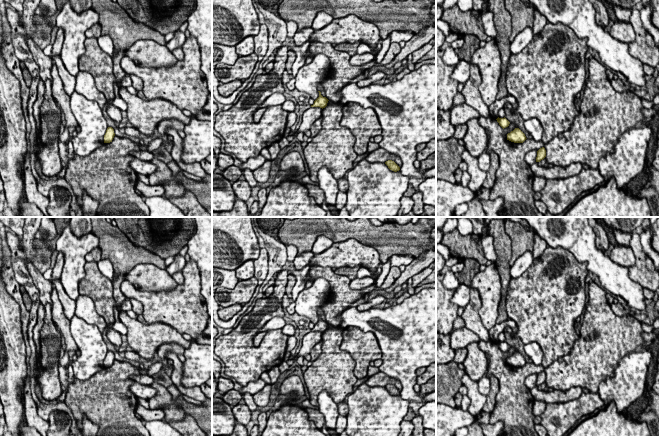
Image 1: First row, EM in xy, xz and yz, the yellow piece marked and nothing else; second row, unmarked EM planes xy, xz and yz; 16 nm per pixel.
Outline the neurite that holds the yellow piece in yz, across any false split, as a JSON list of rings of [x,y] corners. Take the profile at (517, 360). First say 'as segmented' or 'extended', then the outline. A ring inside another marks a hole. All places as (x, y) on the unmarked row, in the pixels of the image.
as segmented; [[[515,352],[507,358],[507,364],[514,367],[523,367],[526,363],[525,358],[519,352]]]

